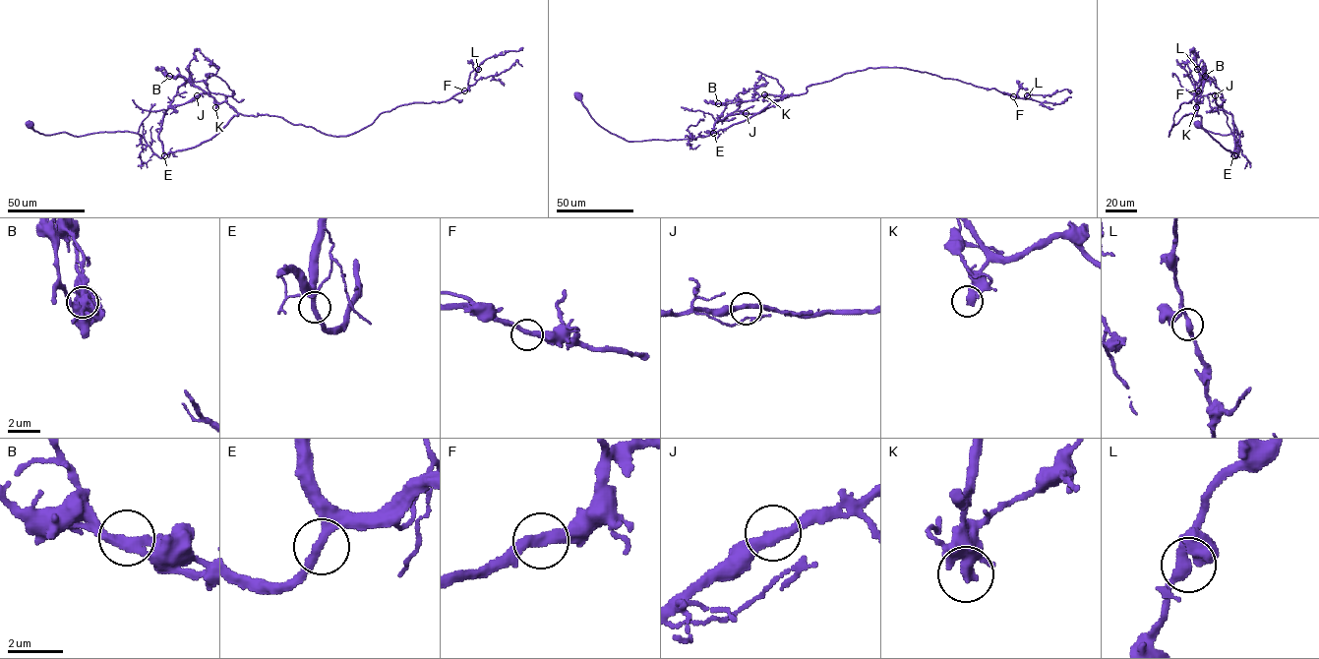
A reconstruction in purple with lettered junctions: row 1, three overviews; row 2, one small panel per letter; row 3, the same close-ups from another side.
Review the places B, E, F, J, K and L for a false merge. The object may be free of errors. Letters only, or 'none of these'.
B

